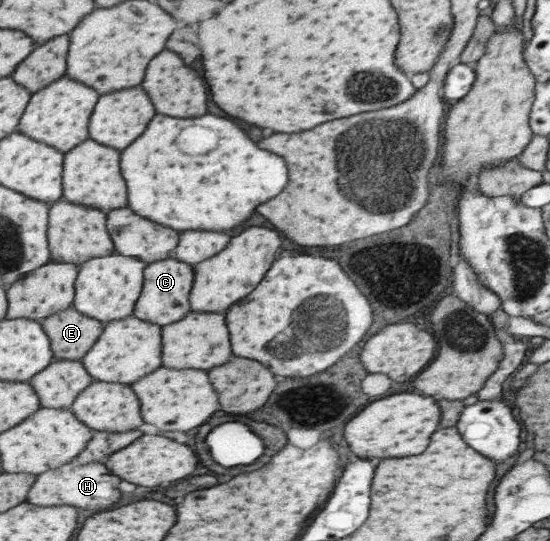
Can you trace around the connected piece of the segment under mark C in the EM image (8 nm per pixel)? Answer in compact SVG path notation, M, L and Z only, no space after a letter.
M170 256L147 265L145 286L134 306L134 316L158 324L161 328L181 320L190 311L190 290L194 283L194 267Z

